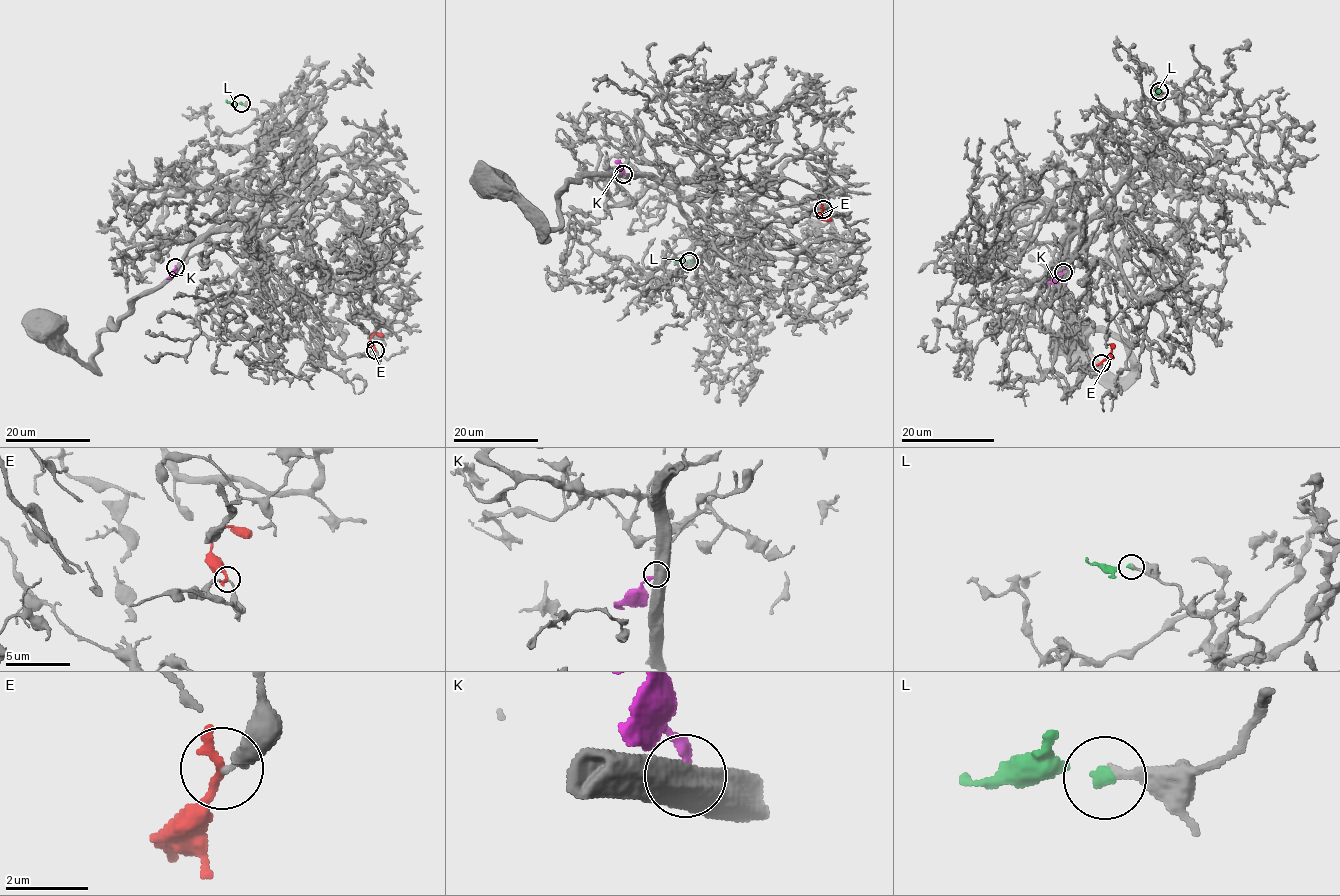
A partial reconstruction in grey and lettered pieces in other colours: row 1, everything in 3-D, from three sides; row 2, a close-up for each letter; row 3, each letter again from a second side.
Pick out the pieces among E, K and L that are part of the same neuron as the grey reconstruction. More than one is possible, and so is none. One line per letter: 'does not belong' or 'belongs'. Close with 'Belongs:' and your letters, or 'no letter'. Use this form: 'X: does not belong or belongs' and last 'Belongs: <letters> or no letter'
E: does not belong
K: does not belong
L: belongs
Belongs: L

